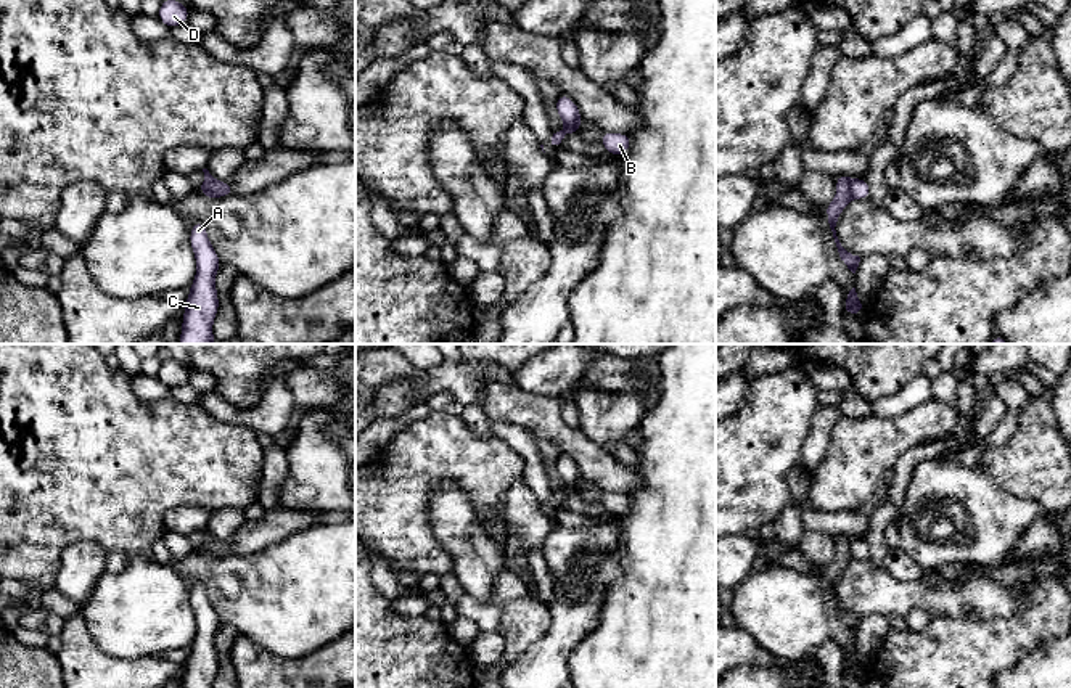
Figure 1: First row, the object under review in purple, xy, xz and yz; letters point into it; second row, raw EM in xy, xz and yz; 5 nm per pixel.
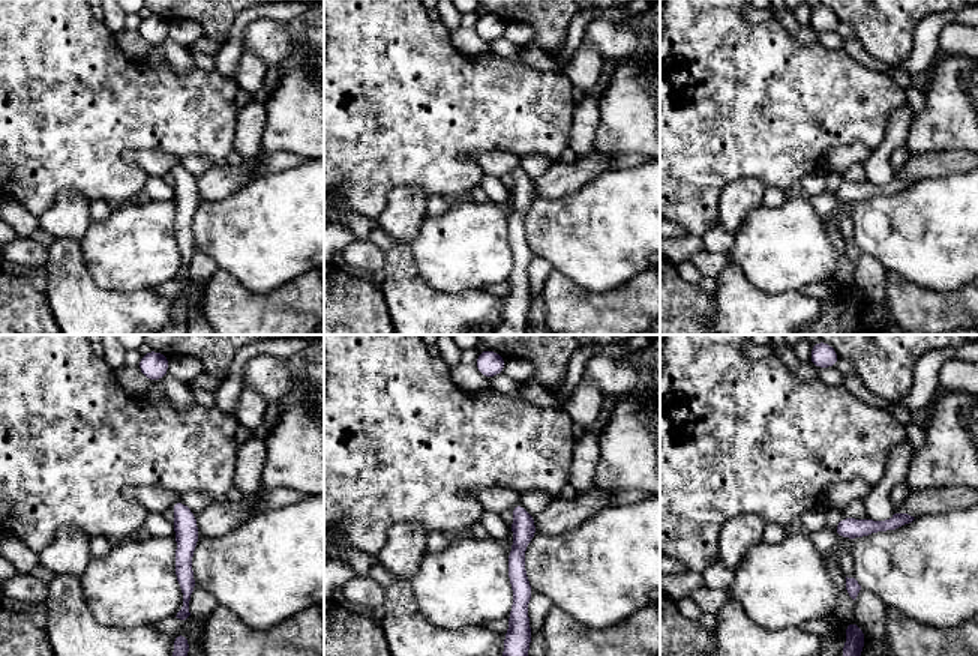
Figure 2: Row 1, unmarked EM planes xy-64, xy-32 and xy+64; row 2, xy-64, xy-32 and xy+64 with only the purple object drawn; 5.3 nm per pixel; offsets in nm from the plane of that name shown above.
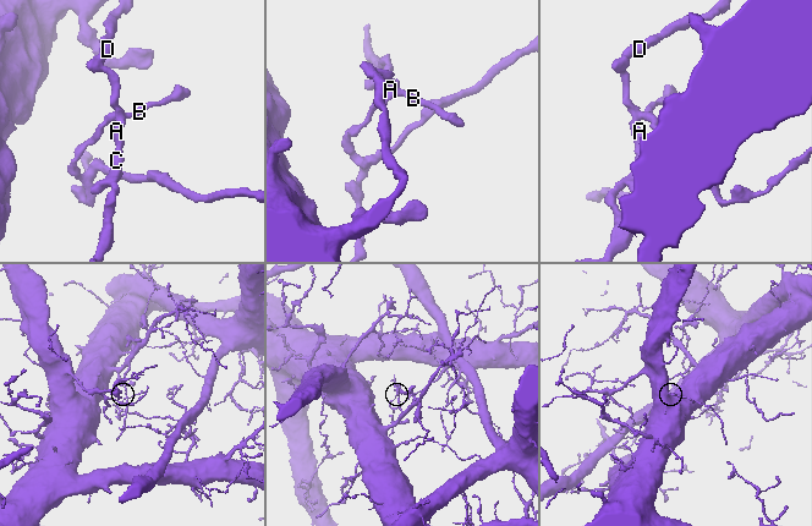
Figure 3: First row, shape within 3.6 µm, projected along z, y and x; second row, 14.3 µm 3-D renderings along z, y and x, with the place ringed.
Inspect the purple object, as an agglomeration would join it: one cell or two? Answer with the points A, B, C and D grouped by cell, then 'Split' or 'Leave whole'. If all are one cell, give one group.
Groups: A C D / B. Split

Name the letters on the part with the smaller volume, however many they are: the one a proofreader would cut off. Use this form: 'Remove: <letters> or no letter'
Remove: B

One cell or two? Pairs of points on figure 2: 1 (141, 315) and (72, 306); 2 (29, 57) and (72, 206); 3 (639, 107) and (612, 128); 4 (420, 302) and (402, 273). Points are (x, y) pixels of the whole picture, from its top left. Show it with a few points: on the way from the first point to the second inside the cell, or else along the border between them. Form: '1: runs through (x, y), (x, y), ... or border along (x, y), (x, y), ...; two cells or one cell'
1: runs through (125, 314), (89, 314); one cell
2: border along (90, 200), (74, 189), (63, 189), (42, 213); two cells
3: runs through (633, 113), (618, 128); one cell
4: runs through (413, 294), (402, 281); one cell

